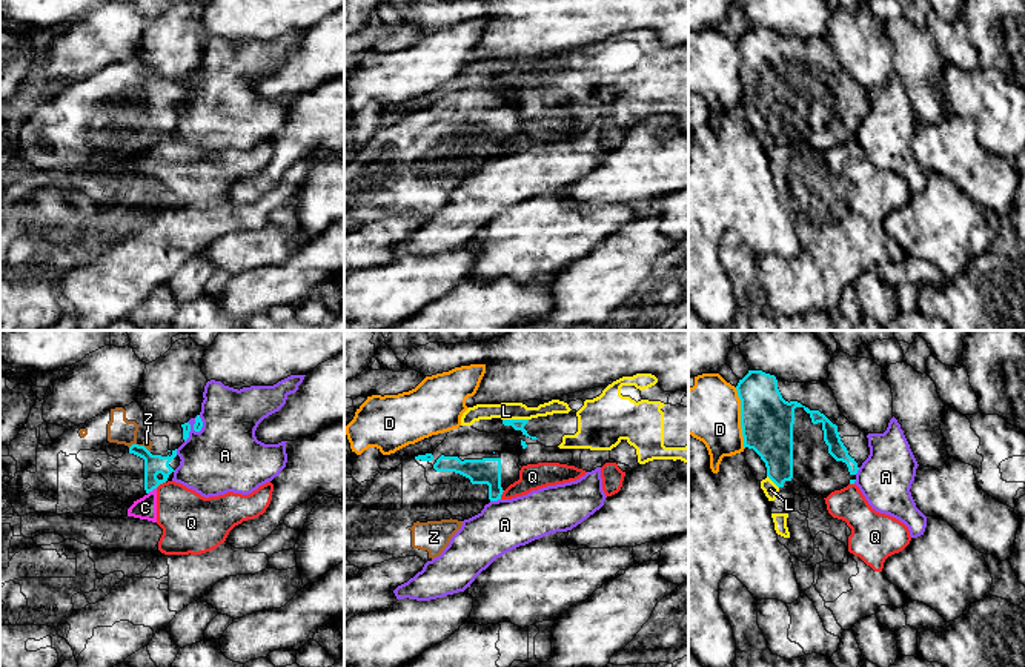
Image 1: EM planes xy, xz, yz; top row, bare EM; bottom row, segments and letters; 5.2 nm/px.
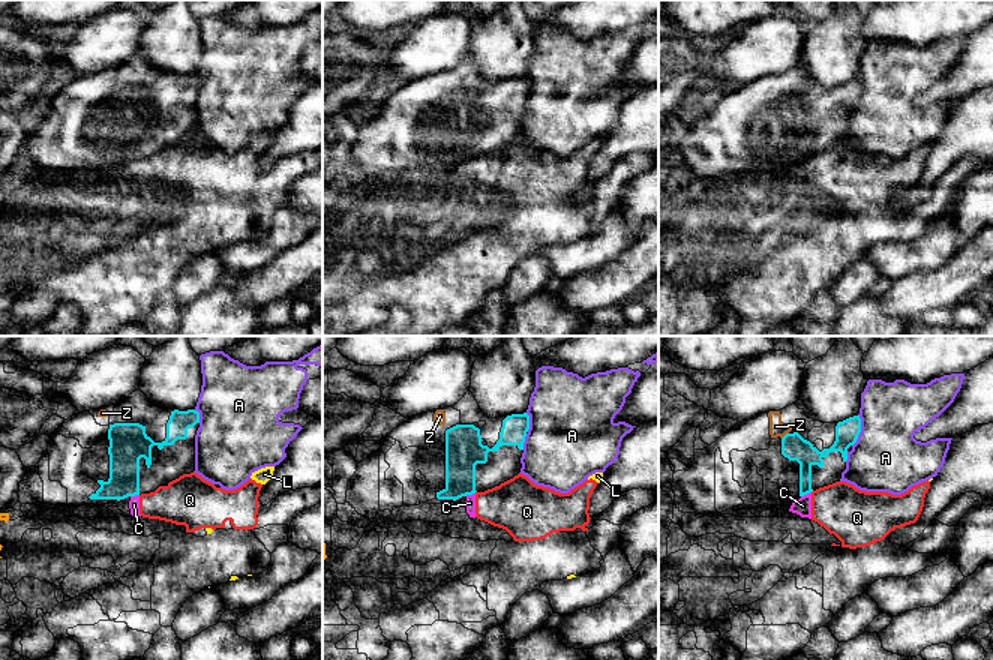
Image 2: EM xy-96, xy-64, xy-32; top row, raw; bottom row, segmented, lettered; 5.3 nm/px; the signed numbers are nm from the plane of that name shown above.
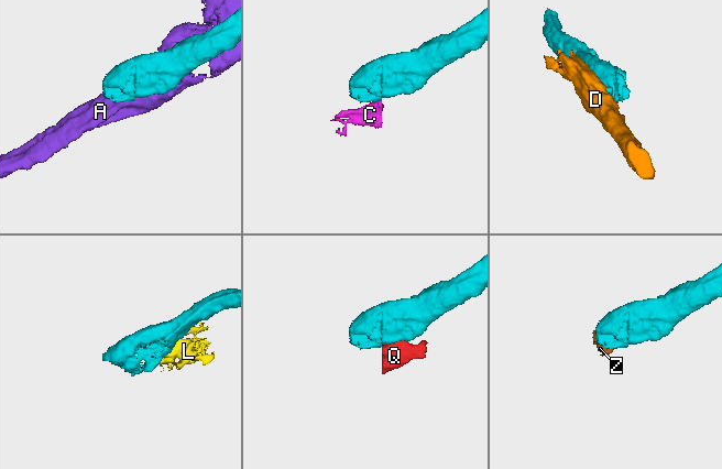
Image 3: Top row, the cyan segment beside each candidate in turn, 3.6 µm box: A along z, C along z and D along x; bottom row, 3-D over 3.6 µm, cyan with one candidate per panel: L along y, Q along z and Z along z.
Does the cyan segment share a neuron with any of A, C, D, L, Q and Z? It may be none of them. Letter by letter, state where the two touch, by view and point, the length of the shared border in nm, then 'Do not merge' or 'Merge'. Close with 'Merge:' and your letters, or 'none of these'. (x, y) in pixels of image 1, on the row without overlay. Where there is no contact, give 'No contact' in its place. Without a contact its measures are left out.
A: Touches cyan at xy (194, 83). Shared border 170 nm. Do not merge
C: Touches cyan at xy (151, 146). Shared border 60 nm. Do not merge
D: Touches cyan at yz (741, 74). Shared border 320 nm. Do not merge
L: Touches cyan at xz (515, 76). Shared border 140 nm. Do not merge
Q: Touches cyan at xy (160, 139). Shared border 70 nm. Do not merge
Z: Touches cyan at xy (140, 102). Shared border 120 nm. Merge
Merge: Z

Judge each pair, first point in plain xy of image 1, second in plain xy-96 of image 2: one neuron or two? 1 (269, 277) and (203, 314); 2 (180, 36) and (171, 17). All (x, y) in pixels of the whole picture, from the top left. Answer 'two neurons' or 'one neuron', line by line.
1: two neurons
2: one neuron

